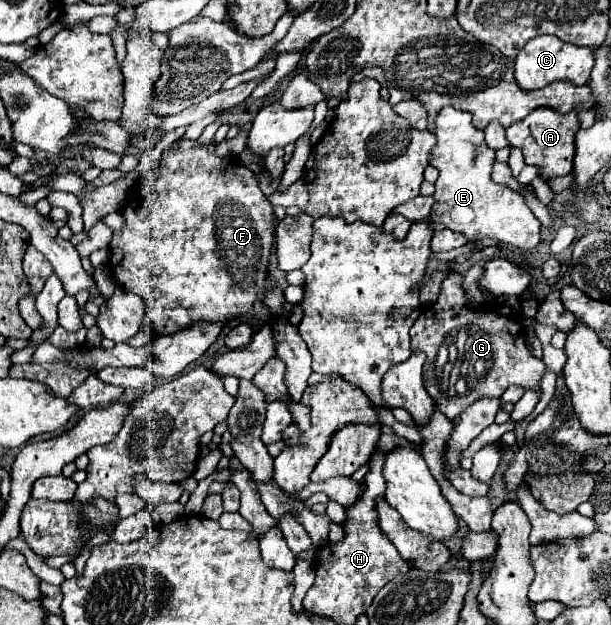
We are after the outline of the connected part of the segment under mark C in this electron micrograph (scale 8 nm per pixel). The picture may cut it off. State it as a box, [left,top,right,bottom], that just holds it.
[515,36,593,92]

